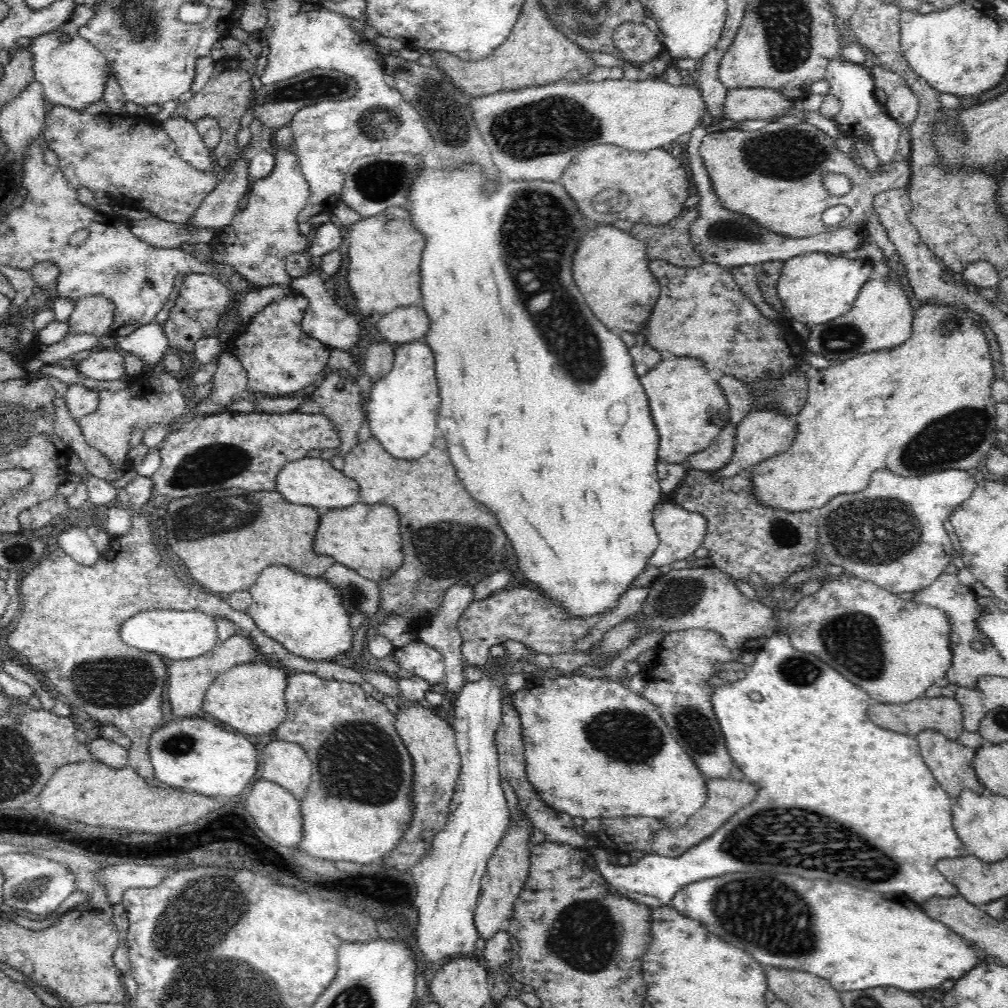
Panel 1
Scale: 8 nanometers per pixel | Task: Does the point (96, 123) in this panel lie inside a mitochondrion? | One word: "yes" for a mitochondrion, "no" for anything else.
no

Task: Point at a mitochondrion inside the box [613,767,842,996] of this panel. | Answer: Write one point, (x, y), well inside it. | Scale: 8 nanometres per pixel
(779, 923)

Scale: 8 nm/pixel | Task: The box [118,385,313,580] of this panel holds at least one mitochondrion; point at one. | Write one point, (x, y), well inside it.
(203, 518)

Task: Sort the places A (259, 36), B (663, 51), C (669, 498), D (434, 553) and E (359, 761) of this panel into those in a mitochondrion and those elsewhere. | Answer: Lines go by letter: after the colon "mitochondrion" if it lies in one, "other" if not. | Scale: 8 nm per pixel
A: other
B: other
C: other
D: mitochondrion
E: mitochondrion

